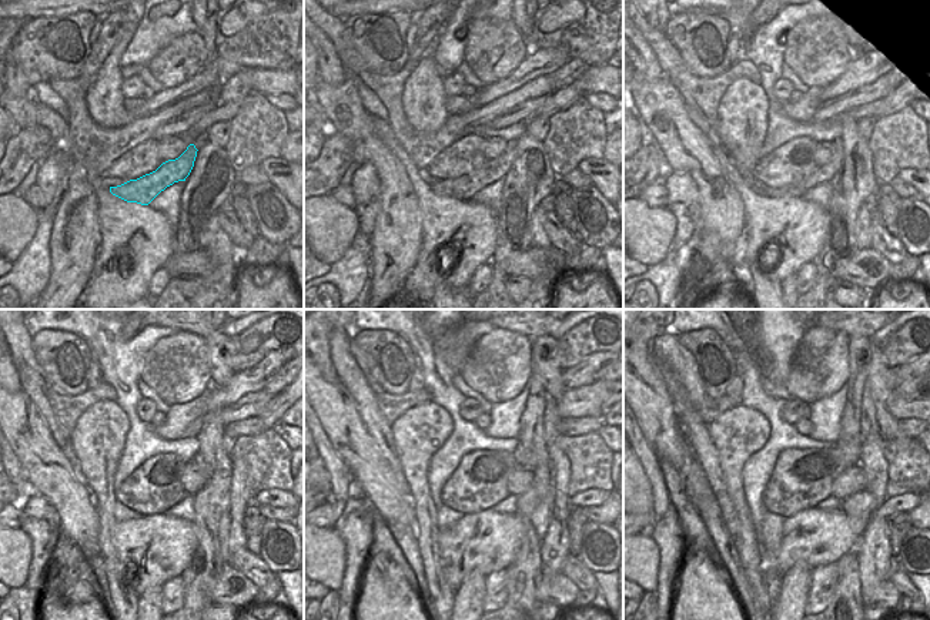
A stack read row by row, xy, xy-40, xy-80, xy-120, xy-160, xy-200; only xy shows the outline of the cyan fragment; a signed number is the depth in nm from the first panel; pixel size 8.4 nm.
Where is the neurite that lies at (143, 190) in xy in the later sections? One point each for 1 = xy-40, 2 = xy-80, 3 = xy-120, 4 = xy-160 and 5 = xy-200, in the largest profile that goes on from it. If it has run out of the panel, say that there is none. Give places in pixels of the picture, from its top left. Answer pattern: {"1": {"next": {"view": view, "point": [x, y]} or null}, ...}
{"1": {"next": {"view": "xy-40", "point": [465, 187]}}, "2": {"next": {"view": "xy-80", "point": [825, 173]}}, "3": {"next": {"view": "xy-120", "point": [198, 459]}}, "4": {"next": {"view": "xy-160", "point": [521, 455]}}, "5": {"next": {"view": "xy-200", "point": [850, 446]}}}

